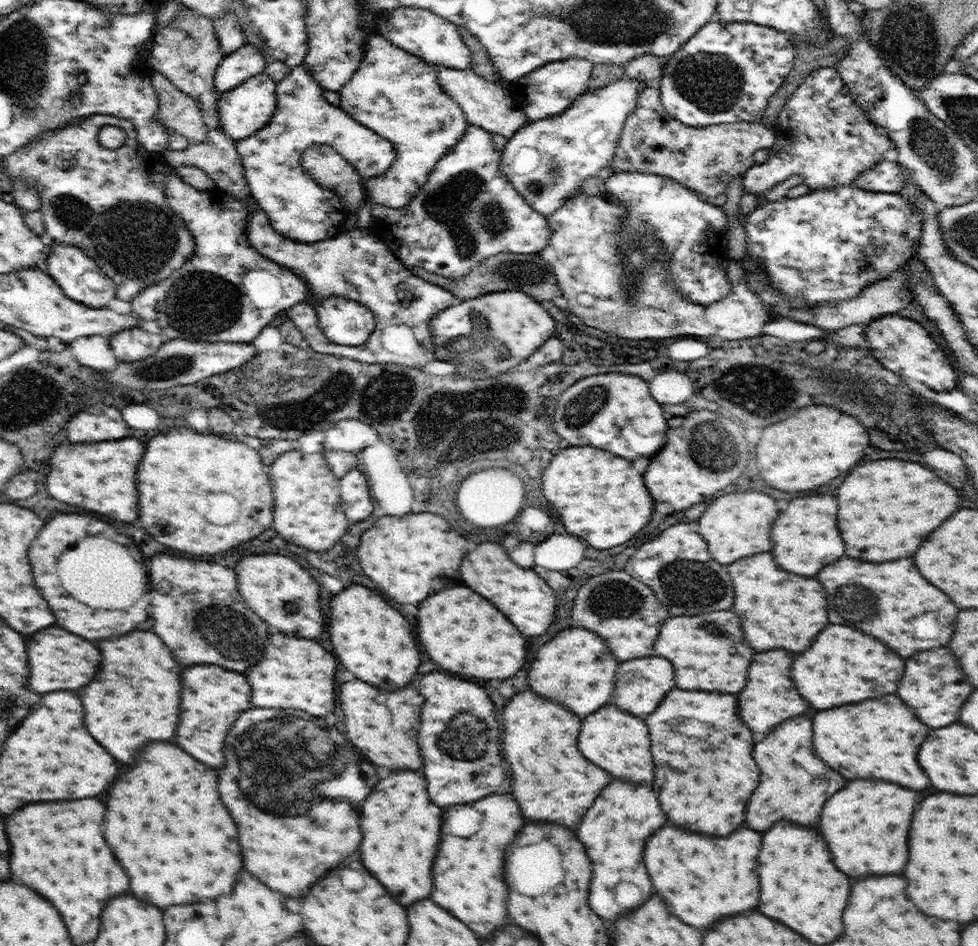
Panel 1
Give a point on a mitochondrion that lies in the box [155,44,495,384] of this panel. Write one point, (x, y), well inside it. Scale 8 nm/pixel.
(200, 303)

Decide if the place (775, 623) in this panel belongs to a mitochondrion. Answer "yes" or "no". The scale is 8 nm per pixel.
no

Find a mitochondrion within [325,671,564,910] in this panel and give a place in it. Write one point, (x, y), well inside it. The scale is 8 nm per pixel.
(466, 740)

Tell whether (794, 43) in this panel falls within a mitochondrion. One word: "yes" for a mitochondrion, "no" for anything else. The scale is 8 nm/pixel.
no

